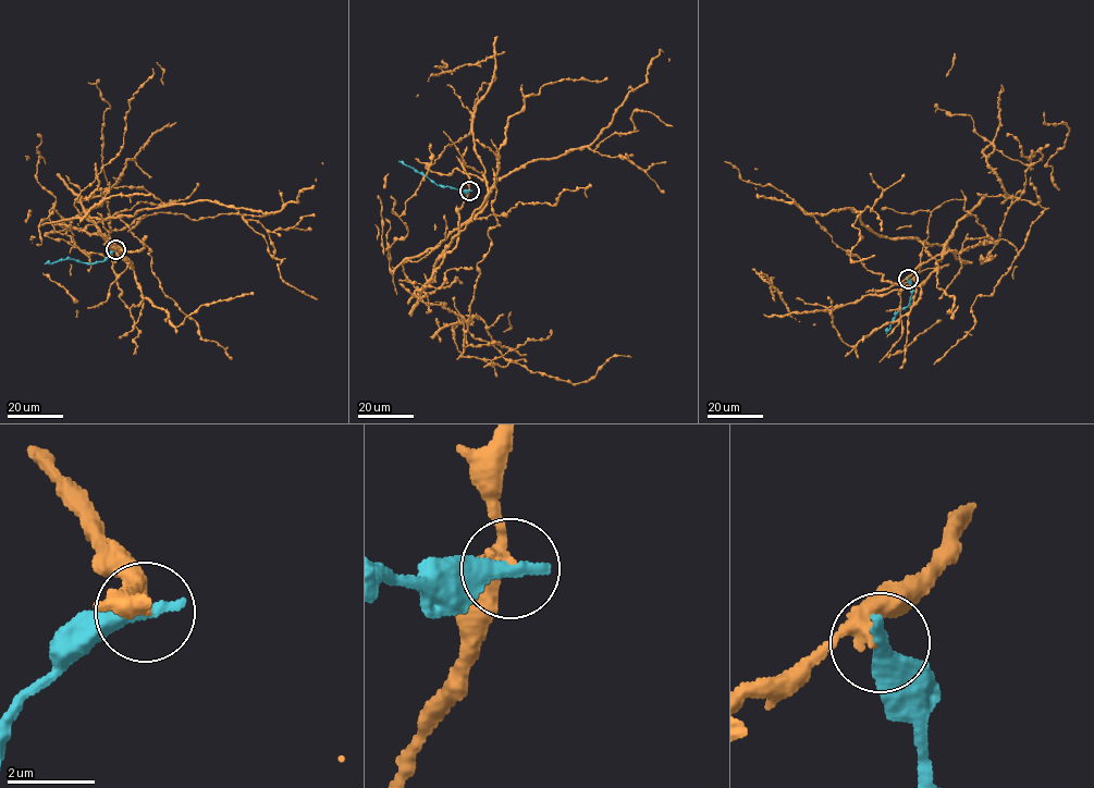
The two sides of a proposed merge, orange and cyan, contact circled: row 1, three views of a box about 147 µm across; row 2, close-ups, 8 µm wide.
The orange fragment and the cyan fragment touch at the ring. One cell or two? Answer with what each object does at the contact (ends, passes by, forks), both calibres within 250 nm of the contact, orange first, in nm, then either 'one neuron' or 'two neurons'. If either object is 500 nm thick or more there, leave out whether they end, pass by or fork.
orange passes by; cyan ends; calibres 280 and 440 nm; one neuron

